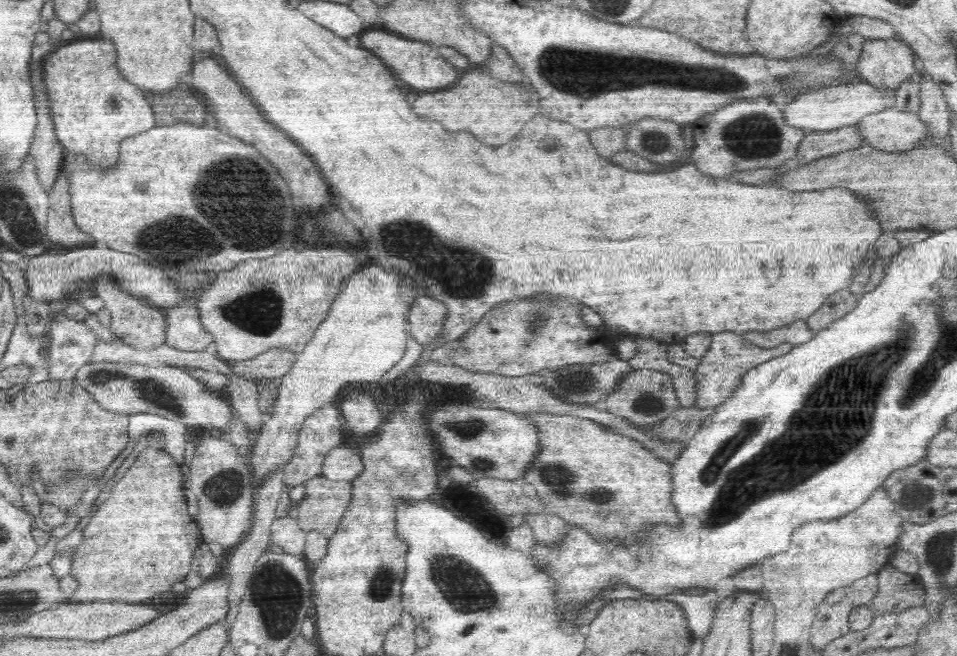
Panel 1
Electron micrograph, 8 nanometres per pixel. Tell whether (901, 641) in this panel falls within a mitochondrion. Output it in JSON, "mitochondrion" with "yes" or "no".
{"mitochondrion":"no"}

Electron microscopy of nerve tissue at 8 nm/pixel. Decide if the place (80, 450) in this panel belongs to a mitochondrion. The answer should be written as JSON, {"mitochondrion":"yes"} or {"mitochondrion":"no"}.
{"mitochondrion":"no"}

